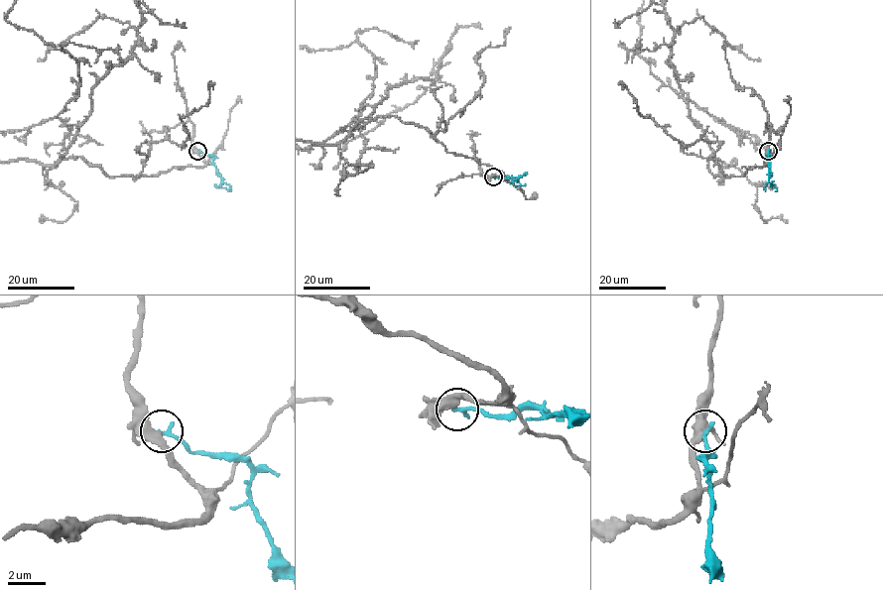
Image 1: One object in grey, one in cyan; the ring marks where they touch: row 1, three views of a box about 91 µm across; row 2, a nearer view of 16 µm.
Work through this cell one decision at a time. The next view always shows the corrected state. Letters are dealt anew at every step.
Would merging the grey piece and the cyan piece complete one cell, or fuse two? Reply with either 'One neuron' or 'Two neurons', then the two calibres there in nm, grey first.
Two neurons. Thickness 440 nm (grey) against 240 nm

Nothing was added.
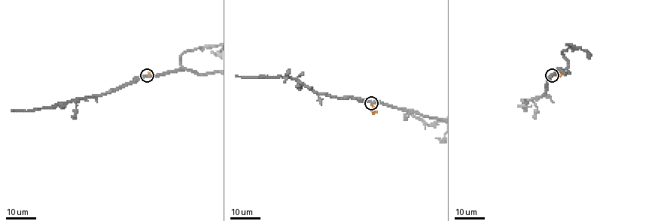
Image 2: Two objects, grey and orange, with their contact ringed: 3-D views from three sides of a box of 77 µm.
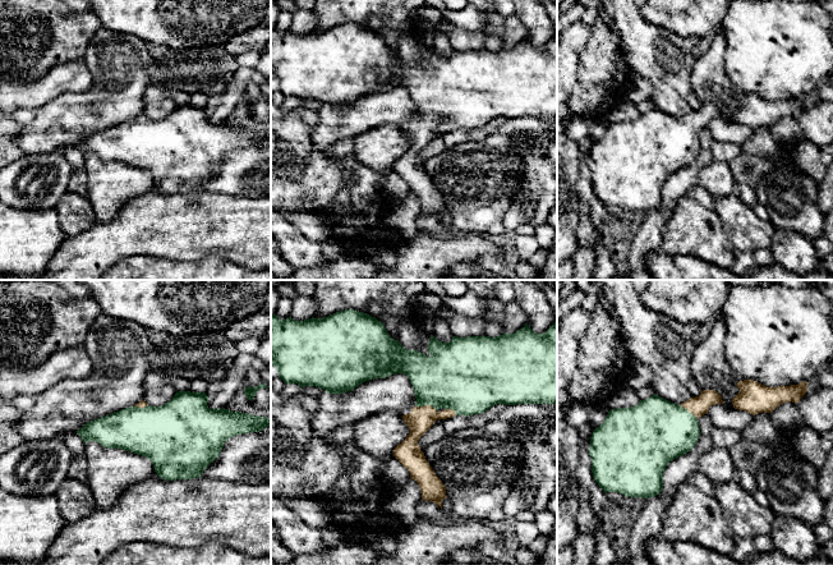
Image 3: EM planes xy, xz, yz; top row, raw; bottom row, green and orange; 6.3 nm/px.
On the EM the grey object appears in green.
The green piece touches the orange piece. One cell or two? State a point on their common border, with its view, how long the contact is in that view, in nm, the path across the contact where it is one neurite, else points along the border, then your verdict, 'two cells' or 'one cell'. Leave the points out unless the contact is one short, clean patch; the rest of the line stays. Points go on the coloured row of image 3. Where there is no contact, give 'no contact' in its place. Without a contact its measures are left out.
xz (426, 404) | 140 nm | across xz (455, 377), (426, 404), (426, 410), (420, 419) | one cell

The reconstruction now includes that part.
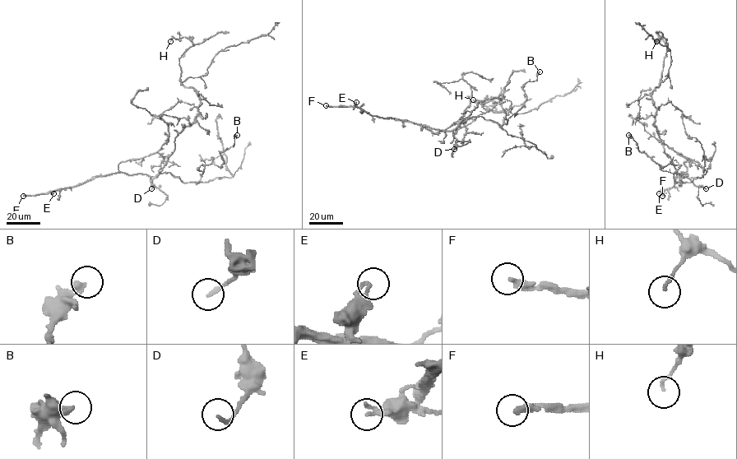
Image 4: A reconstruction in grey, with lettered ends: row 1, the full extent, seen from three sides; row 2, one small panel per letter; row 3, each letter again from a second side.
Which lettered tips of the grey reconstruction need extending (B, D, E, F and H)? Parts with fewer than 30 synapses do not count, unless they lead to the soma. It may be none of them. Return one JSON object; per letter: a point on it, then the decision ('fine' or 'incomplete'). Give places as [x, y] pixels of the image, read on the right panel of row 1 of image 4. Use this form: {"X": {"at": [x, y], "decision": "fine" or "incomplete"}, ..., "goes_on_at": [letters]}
{"B": {"at": [628, 135], "decision": "fine"}, "D": {"at": [706, 188], "decision": "fine"}, "E": {"at": [659, 193], "decision": "fine"}, "F": {"at": [662, 196], "decision": "incomplete"}, "H": {"at": [656, 41], "decision": "fine"}, "goes_on_at": ["F"]}

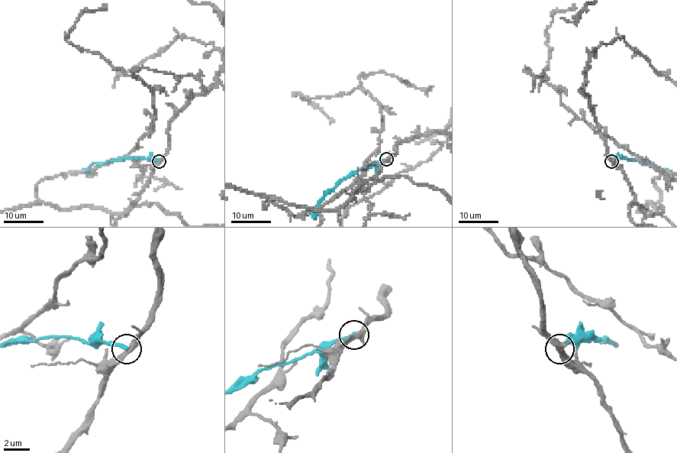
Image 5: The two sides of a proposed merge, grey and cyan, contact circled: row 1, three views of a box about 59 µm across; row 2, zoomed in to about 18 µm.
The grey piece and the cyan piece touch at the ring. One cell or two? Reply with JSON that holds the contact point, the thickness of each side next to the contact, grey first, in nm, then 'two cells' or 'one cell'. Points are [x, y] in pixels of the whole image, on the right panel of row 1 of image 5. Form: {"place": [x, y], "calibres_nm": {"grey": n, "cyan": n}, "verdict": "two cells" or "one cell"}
{"place": [611, 161], "calibres_nm": {"grey": 440, "cyan": 280}, "verdict": "two cells"}

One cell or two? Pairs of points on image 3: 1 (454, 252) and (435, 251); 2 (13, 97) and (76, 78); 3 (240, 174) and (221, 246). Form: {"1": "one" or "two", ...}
{"1": "one", "2": "one", "3": "two"}

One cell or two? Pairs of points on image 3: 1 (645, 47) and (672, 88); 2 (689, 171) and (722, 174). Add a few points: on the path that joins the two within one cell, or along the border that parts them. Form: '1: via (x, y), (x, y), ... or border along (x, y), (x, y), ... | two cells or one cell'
1: via (653, 58), (653, 61), (666, 78) | one cell
2: border along (714, 160), (700, 173), (698, 183) | two cells

